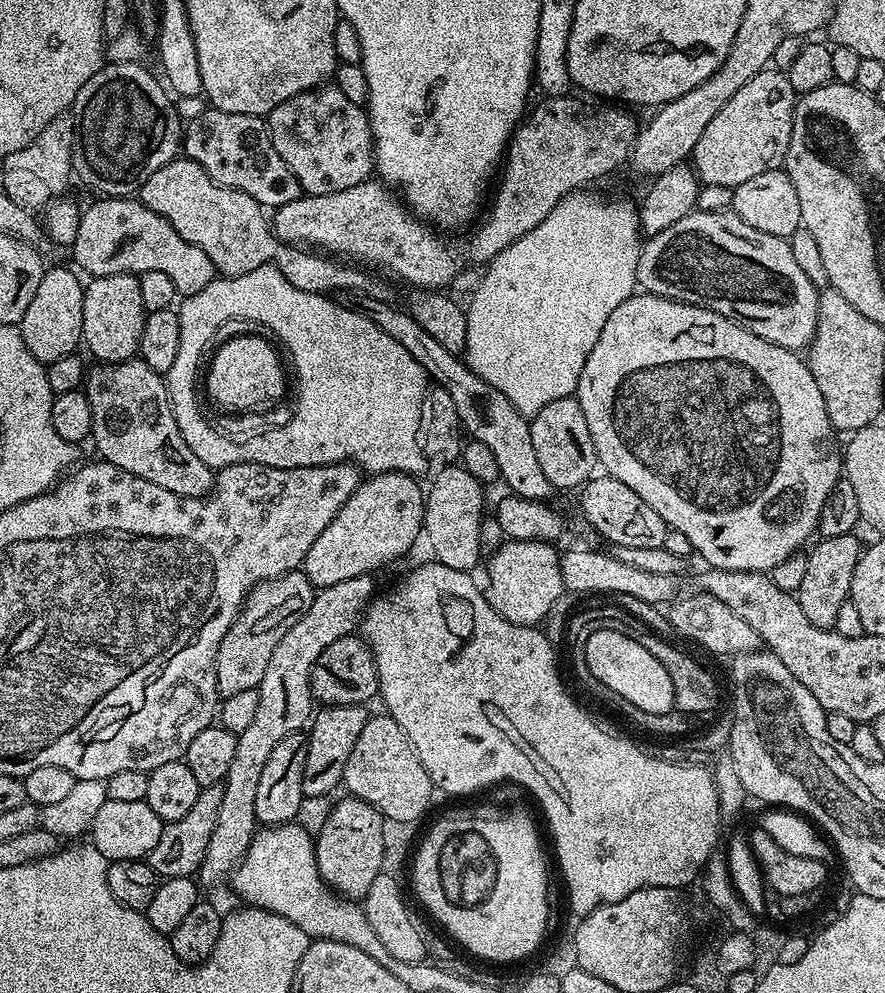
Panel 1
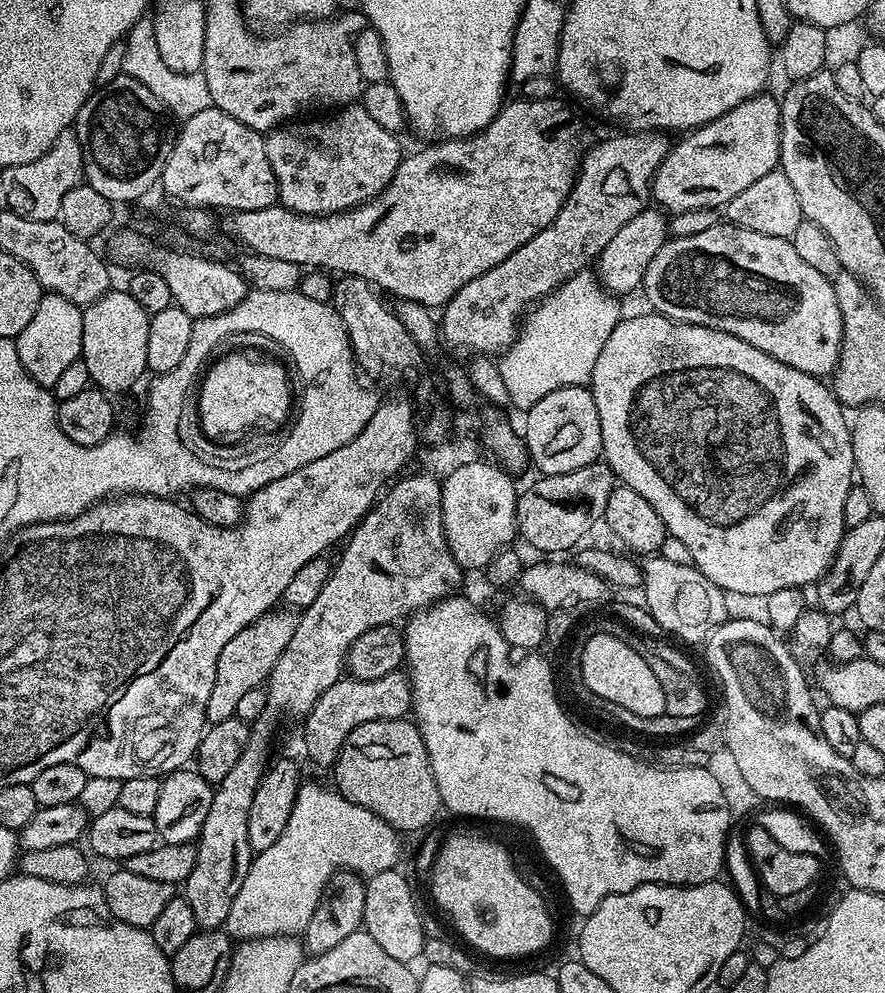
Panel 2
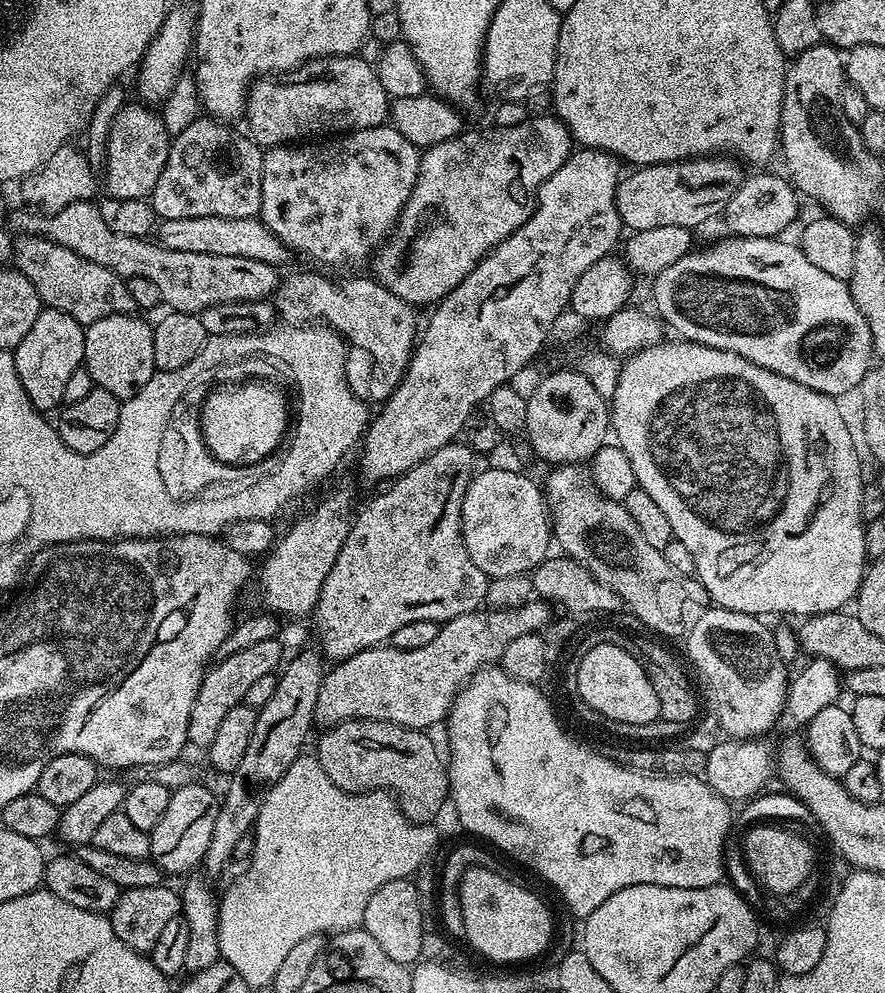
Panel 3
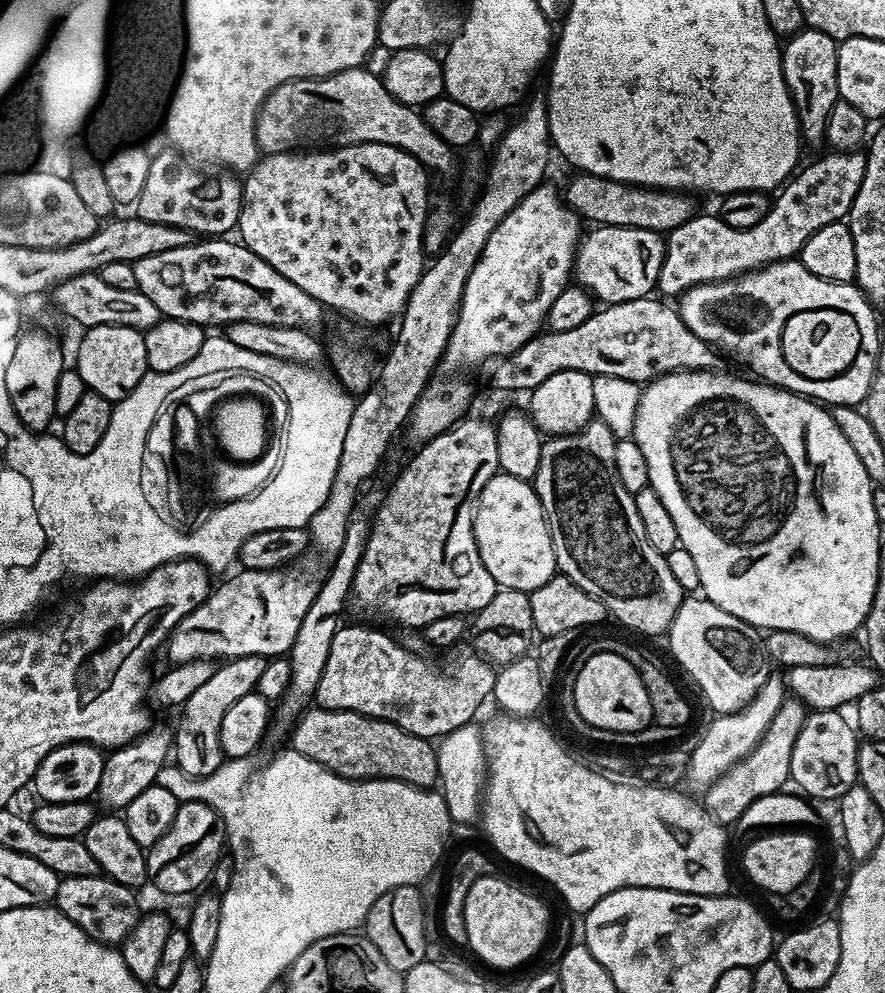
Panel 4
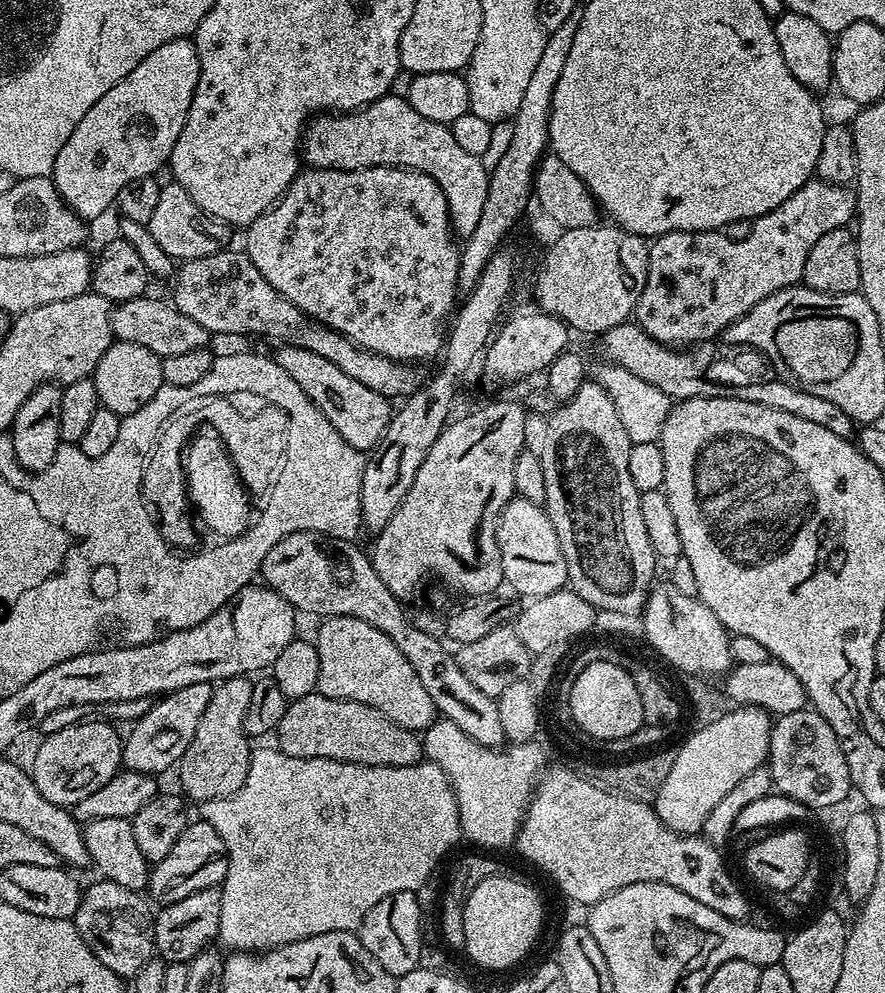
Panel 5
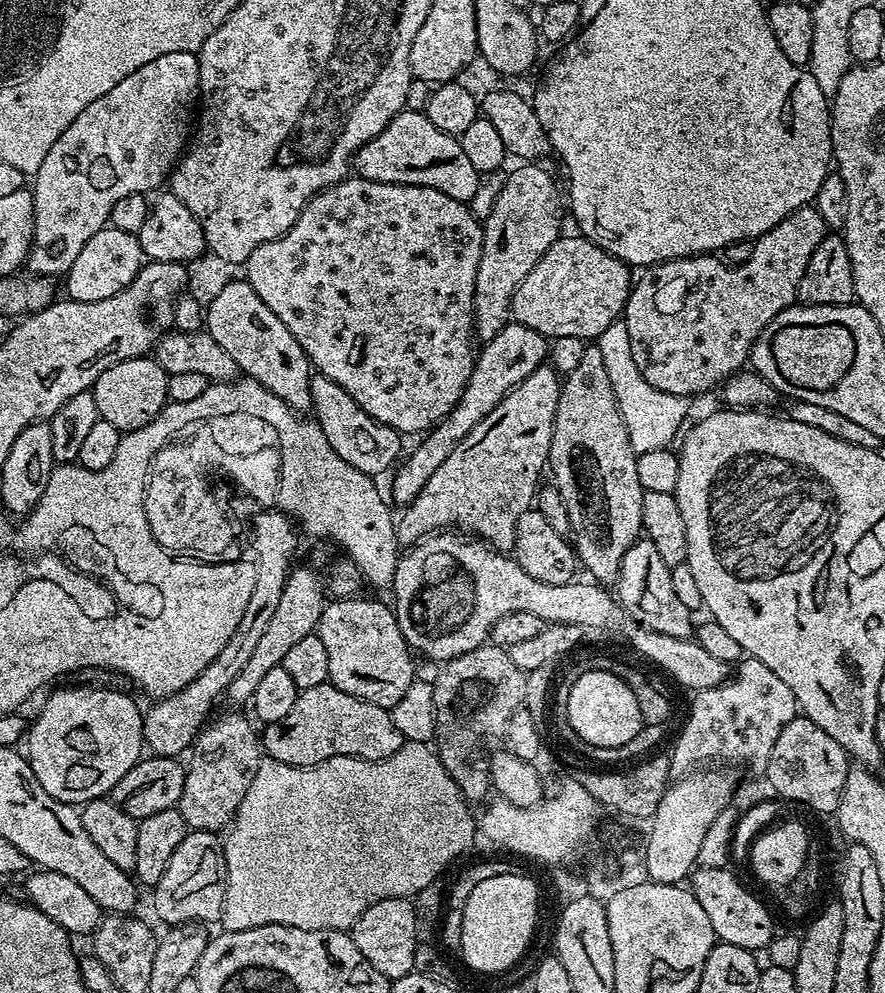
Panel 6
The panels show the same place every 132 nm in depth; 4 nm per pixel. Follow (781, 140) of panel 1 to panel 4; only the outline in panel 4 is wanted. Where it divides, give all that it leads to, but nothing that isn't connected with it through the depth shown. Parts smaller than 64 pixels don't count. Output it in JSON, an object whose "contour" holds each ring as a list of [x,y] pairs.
{"contour":[[[576,174],[566,191],[568,207],[585,221],[593,220],[593,225],[630,226],[661,234],[674,231],[694,215],[692,204],[687,198],[687,195],[672,190],[645,190],[631,184],[619,184],[616,180],[607,180],[604,176],[587,174]]]}

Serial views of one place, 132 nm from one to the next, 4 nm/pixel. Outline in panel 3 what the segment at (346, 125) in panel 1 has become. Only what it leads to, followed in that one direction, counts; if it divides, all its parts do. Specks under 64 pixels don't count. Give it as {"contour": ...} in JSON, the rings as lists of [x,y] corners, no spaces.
{"contour":[[[391,126],[356,130],[325,139],[323,142],[300,142],[295,146],[269,148],[265,151],[262,162],[262,202],[259,219],[263,220],[265,226],[293,253],[301,252],[302,255],[309,256],[310,259],[317,260],[318,263],[325,264],[328,268],[360,268],[367,260],[369,263],[375,257],[384,241],[392,235],[392,229],[395,228],[396,221],[400,219],[402,210],[416,185],[421,155],[421,149],[406,142],[406,138],[402,138],[402,134],[398,134],[398,130]]]}

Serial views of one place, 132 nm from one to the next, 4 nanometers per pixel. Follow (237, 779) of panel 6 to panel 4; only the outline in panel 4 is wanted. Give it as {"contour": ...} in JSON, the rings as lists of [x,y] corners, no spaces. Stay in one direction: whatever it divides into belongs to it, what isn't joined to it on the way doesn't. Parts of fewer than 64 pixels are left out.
{"contour":[[[243,656],[223,661],[213,667],[210,678],[179,709],[180,725],[174,728],[174,763],[194,776],[213,774],[224,763],[226,757],[220,741],[222,734],[222,717],[226,710],[242,698],[242,694],[256,691],[258,678],[262,678],[262,670],[266,670],[268,660],[262,656]]]}

